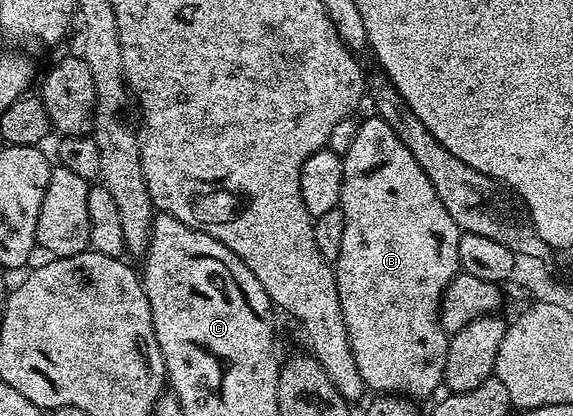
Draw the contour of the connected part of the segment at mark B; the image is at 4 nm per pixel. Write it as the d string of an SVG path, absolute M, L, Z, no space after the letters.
M370 115L367 121L363 120L356 131L356 140L352 147L342 154L342 166L344 167L344 183L342 184L342 204L340 206L344 215L344 239L340 242L340 255L333 262L334 278L340 291L340 307L344 311L344 323L348 327L348 339L352 343L352 355L356 355L356 367L360 367L360 375L364 379L367 390L378 395L401 395L411 399L426 397L434 393L443 384L442 372L448 355L448 343L450 337L443 331L440 320L442 308L442 296L451 279L460 272L458 263L458 239L460 230L458 224L444 211L444 203L440 203L440 195L436 195L436 187L420 171L420 163L412 159L412 151L400 143L396 131L388 127L383 117Z

